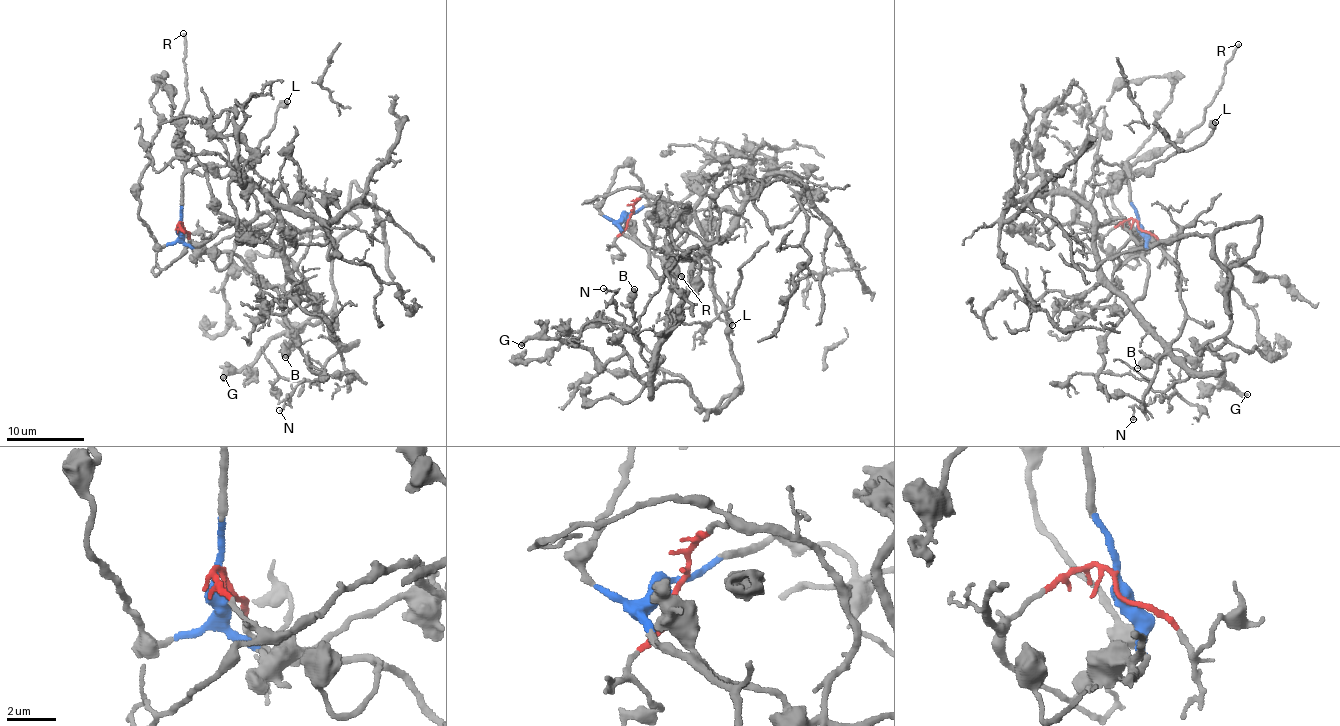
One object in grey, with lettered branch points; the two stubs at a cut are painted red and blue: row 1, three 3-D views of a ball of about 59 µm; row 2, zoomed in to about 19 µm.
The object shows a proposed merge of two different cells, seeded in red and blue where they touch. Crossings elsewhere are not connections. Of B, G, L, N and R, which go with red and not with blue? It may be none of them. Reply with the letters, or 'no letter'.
B, G, N

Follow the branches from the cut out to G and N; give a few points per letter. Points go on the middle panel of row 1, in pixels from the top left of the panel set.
G: (629, 215), (642, 196), (683, 216), (677, 256), (709, 261), (739, 393), (697, 410), (626, 355), (521, 346)
N: (629, 215), (642, 196), (664, 198), (686, 230), (665, 338), (649, 363), (604, 288)

